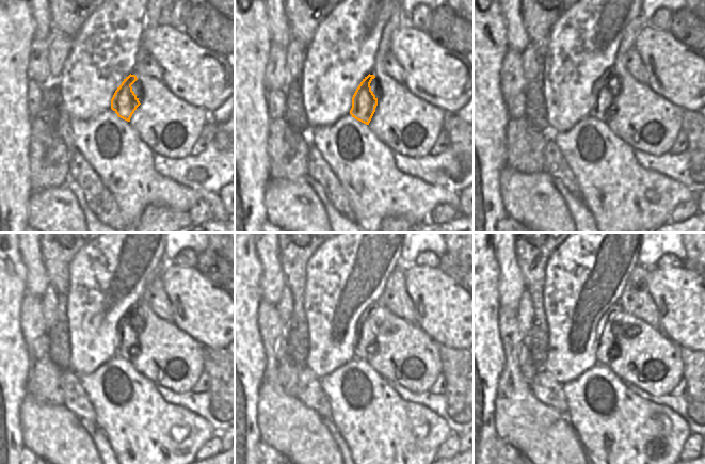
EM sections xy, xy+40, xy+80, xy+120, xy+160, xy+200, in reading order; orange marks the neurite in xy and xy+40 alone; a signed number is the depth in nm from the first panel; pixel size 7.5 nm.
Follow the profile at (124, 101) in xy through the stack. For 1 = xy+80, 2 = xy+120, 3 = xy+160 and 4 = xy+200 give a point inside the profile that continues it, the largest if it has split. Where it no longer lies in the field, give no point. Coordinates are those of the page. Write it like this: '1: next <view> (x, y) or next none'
1: next xy+80 (603, 107)
2: next xy+120 (126, 346)
3: next xy+160 (365, 346)
4: next xy+200 (606, 342)

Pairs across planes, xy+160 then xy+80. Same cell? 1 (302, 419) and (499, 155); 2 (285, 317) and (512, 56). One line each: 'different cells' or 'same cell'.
1: different cells
2: different cells

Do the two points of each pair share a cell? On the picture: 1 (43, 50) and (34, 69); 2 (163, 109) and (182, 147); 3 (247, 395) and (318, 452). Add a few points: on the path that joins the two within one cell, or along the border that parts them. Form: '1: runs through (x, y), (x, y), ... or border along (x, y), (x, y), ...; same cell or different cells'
1: runs through (39, 54), (38, 65); same cell
2: runs through (174, 120), (180, 121), (186, 126), (187, 137); same cell
3: border along (262, 379), (258, 394), (257, 429); different cells

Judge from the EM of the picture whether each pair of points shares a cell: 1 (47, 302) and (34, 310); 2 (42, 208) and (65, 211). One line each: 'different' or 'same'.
1: different
2: same

